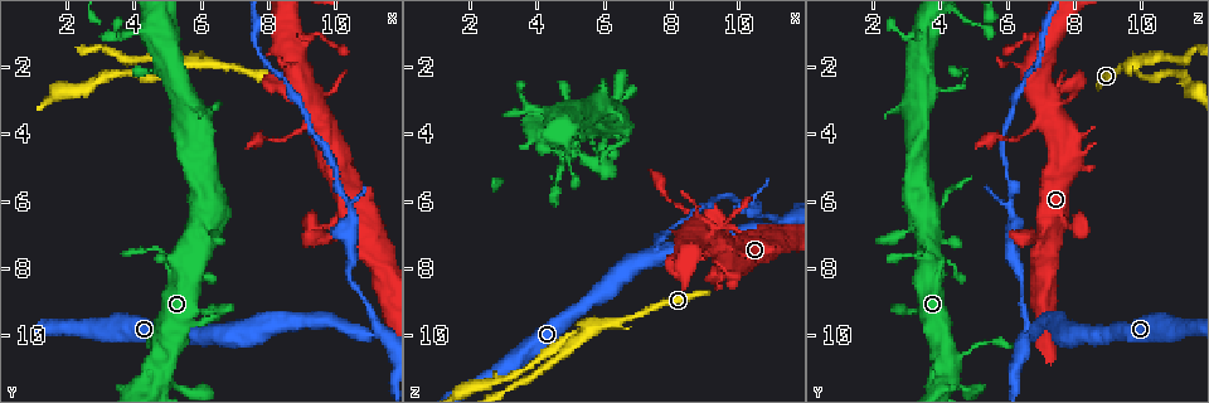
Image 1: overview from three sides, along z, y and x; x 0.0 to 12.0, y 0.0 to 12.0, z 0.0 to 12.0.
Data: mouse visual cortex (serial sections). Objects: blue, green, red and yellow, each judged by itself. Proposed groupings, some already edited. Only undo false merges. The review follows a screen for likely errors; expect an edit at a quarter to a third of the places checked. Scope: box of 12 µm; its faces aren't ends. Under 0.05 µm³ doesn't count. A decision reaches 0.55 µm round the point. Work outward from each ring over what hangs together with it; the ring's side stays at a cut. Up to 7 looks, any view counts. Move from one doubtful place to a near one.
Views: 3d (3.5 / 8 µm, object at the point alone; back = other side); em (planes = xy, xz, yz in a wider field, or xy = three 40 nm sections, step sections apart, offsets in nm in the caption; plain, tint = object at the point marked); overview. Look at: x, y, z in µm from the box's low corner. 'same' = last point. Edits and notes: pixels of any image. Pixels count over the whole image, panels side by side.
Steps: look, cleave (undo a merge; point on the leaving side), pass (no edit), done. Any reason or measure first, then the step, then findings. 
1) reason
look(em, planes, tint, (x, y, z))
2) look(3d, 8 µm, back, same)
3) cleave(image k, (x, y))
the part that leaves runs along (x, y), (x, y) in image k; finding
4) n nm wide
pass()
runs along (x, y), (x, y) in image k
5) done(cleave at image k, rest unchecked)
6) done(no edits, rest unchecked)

two arms in line, one across
look(3d, 3.5 µm, (5.5, 1.8, 9.9))

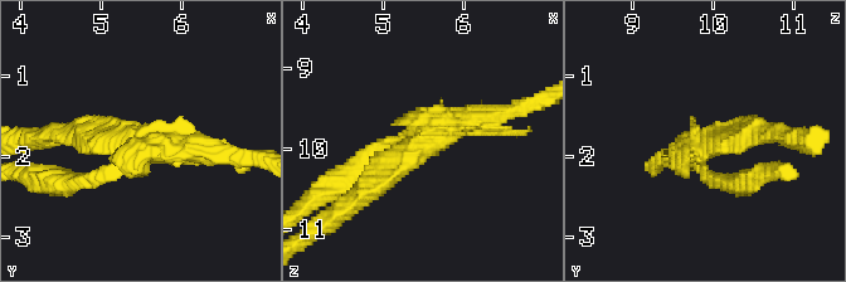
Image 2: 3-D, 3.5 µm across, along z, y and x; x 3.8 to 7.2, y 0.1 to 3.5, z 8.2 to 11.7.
need the tissue
look(em, xy, step 2, tint, (5.55, 1.80, 9.85))

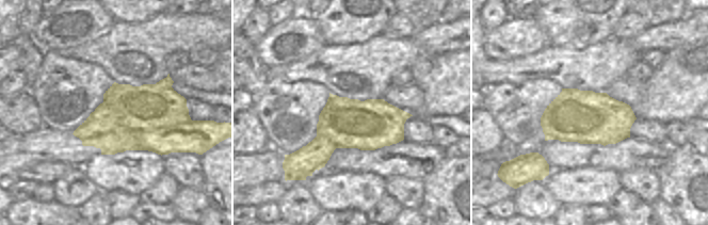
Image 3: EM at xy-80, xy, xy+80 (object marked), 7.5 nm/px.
cut it another way
look(em, xy, step 3, tint, same)

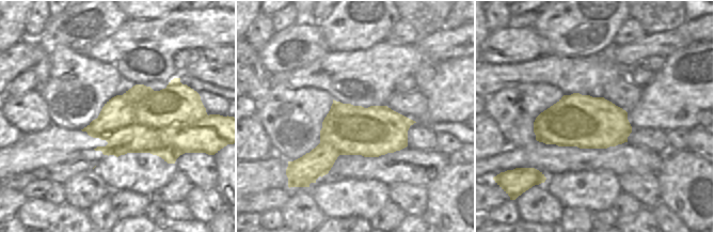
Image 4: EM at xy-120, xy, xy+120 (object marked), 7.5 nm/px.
cleave(image 2, (78, 179))
the part that leaves runs along (117, 168), (78, 183), (35, 175) in image 2; two cells meet here

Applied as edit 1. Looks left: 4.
redraw
look(overview)

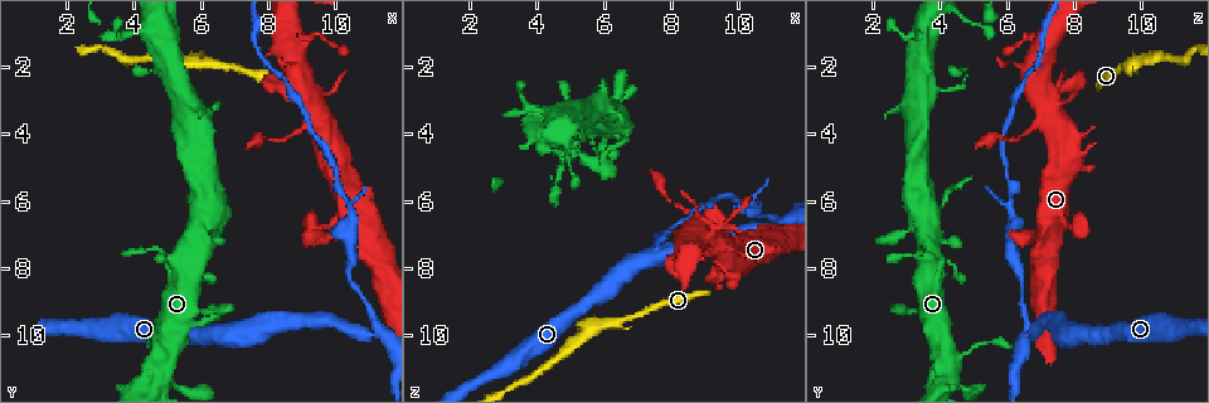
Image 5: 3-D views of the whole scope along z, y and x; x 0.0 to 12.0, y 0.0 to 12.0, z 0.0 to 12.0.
arms part here
look(3d, 3.5 µm, (9.0, 1.3, 7.0))

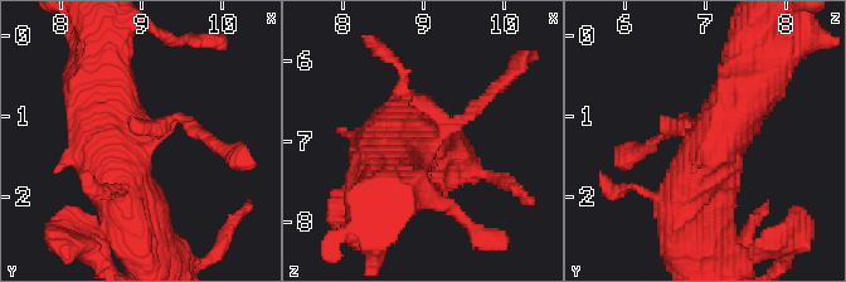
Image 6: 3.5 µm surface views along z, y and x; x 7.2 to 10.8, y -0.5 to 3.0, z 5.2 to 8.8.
look(em, xy, step 5, tint, (9.00, 1.40, 6.95))

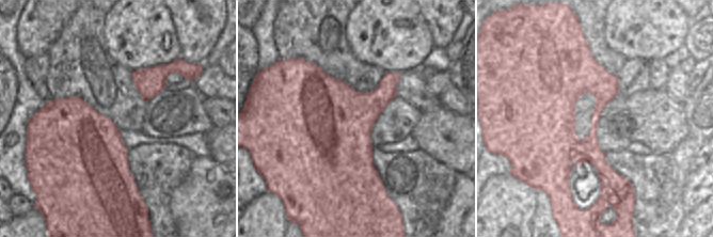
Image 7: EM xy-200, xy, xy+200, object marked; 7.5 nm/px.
700 nm wide
pass()
runs along (145, 236), (98, 146), (95, 92) in image 6; all the same cell

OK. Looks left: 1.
done(cleave at image 2, rest unchecked)

